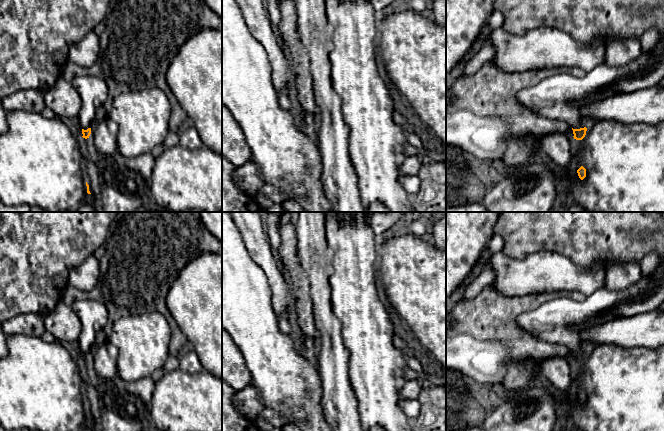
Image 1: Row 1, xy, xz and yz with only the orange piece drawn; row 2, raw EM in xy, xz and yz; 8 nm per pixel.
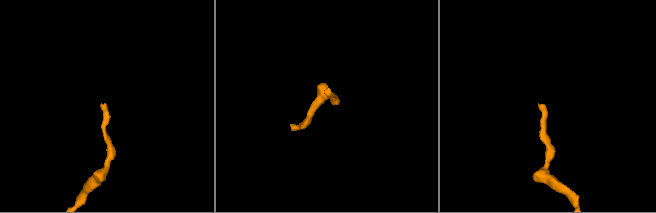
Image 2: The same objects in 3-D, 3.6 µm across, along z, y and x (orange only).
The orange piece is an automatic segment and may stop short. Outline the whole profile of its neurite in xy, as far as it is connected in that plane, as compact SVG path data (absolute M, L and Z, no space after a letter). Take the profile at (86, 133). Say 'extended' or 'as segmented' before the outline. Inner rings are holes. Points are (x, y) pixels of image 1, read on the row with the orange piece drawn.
extended | M91 75L77 76L71 84L82 100L77 118L82 128L82 137L87 139L91 134L91 125L97 109L109 97L108 86L103 80Z

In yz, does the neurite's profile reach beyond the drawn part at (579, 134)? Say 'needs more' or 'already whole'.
needs more

